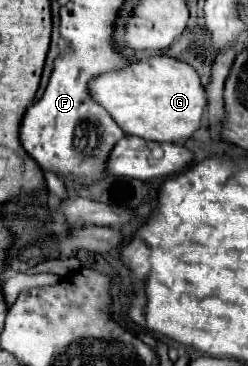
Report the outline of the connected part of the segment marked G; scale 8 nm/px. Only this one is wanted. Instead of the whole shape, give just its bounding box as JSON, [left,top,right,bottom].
[88,55,204,141]

